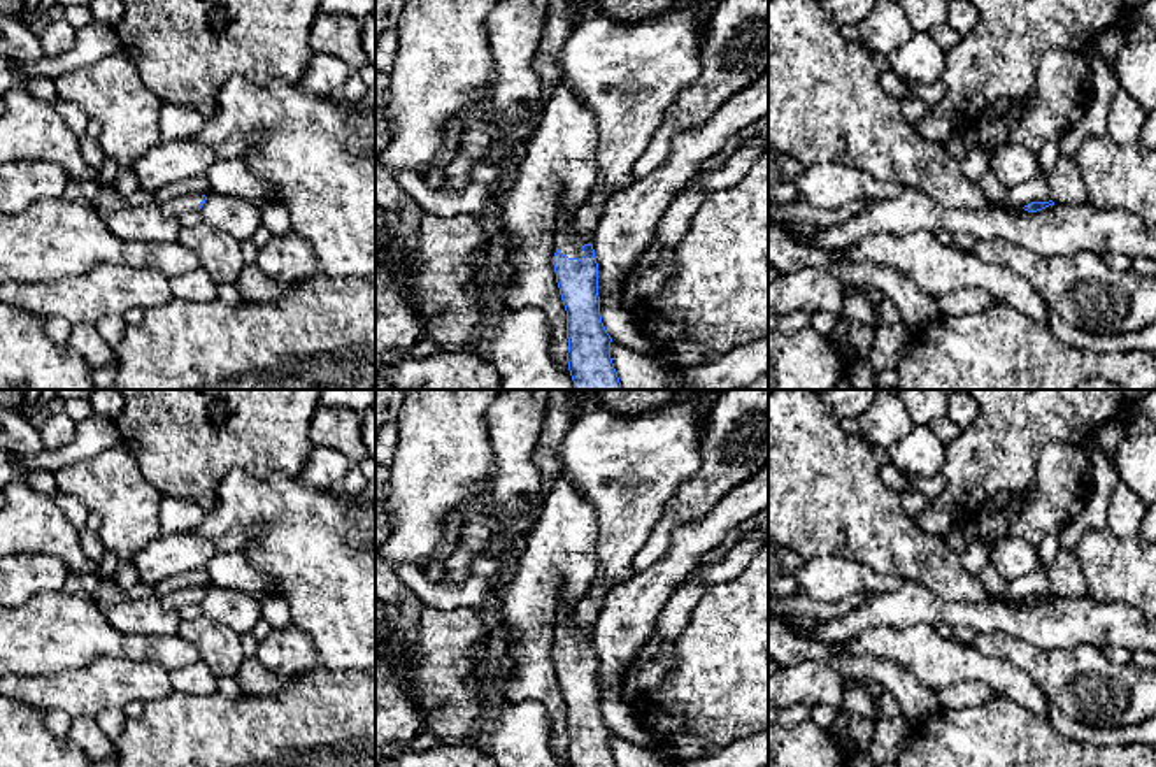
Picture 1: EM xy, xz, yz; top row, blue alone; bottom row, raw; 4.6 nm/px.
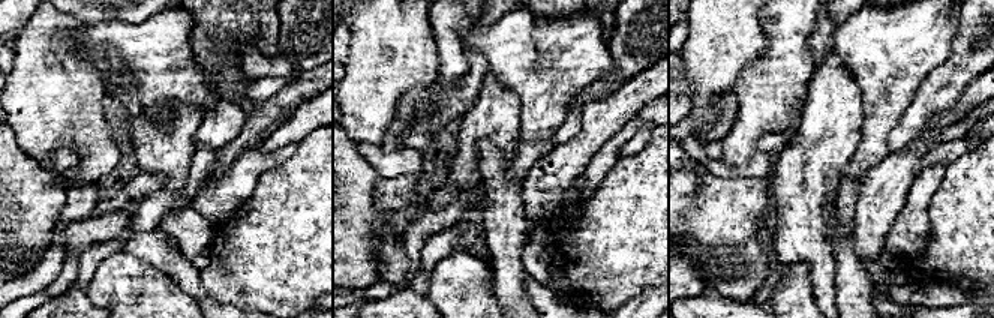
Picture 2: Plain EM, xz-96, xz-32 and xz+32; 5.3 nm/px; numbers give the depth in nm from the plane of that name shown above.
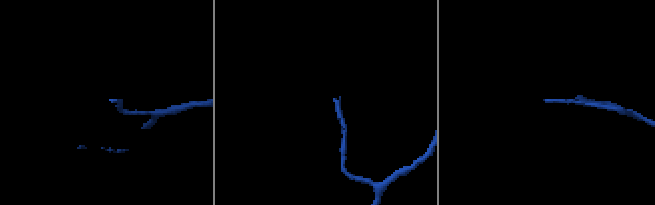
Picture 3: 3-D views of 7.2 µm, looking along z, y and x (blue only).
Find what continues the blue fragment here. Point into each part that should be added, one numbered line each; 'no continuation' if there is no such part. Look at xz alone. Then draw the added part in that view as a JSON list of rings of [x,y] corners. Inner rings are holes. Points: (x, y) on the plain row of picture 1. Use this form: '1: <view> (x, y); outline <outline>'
1: xz (567, 634); outline [[[560,604],[560,621],[556,628],[556,641],[560,642],[561,648],[567,648],[568,651],[581,653],[584,649],[574,616],[570,609],[563,604]]]

